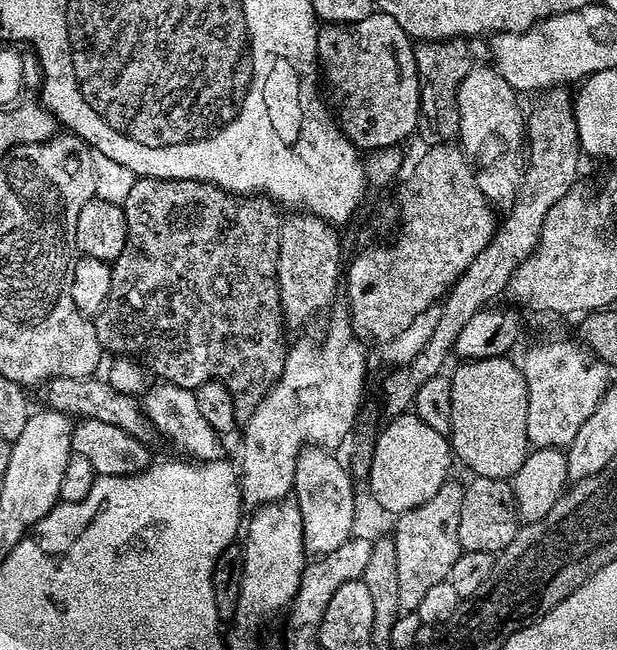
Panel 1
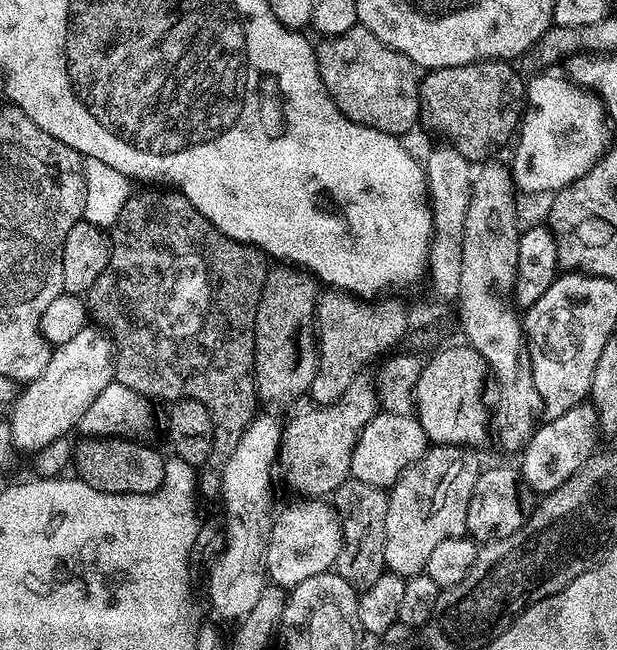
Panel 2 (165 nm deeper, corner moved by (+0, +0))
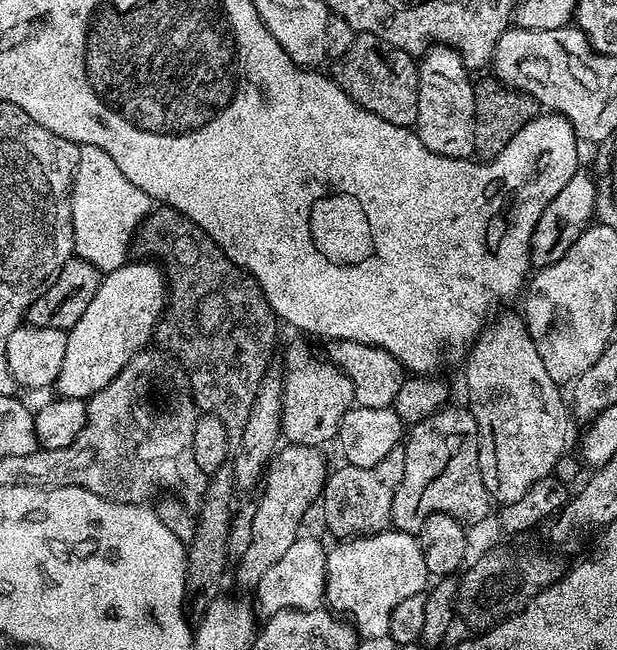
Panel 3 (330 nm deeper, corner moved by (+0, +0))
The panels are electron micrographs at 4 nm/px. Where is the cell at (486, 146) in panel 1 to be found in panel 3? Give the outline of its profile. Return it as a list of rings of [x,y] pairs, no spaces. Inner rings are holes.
[[[504,312],[496,321],[494,320],[485,323],[480,329],[479,336],[467,353],[463,367],[465,366],[464,384],[468,387],[466,404],[472,417],[478,422],[482,482],[489,497],[495,503],[497,500],[497,505],[503,506],[510,502],[518,502],[518,498],[522,498],[522,494],[526,494],[526,490],[534,482],[538,482],[543,476],[553,475],[557,461],[566,450],[564,442],[570,412],[565,397],[564,400],[560,397],[561,389],[556,381],[550,378],[550,374],[546,374],[542,358],[538,358],[538,350],[530,338],[523,315],[516,313],[515,316],[512,312]]]

